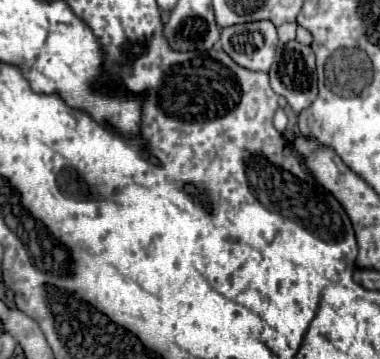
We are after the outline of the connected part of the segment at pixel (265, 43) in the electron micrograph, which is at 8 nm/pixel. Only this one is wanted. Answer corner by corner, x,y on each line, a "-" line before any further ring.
260,20
222,28
220,42
236,64
248,70
268,72
276,54
278,34
270,20

